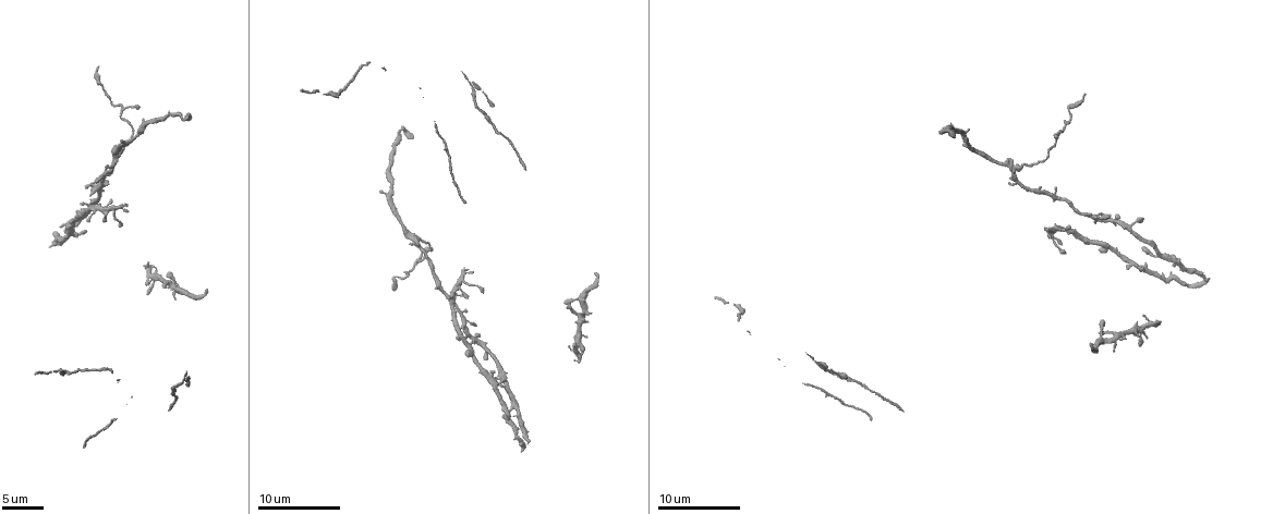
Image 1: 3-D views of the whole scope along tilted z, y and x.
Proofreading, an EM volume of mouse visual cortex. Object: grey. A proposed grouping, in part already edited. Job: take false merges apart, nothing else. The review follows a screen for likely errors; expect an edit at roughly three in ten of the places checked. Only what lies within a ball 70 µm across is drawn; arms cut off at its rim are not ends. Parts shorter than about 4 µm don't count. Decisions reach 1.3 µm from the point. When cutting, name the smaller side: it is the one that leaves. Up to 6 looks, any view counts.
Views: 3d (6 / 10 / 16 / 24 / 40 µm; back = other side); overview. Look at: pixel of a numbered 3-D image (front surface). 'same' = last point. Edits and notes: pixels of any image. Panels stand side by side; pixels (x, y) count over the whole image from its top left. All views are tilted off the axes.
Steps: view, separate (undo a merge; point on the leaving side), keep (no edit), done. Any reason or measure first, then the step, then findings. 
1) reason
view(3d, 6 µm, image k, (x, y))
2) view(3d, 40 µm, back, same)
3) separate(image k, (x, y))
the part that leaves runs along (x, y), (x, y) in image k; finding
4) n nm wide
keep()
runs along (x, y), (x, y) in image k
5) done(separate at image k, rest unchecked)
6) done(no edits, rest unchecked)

three arms meet
view(3d, 10 µm, image 1, (1018, 168))

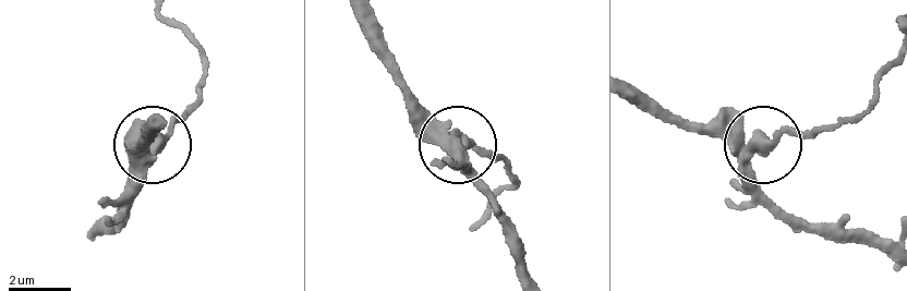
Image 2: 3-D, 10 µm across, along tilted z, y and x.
410 nm wide
separate(image 2, (758, 129))
the part that leaves runs along (739, 169), (787, 134), (823, 133), (856, 117), (896, 63) in image 2; a second neuron is stuck on

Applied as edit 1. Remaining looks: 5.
see it whole again
view(overview)

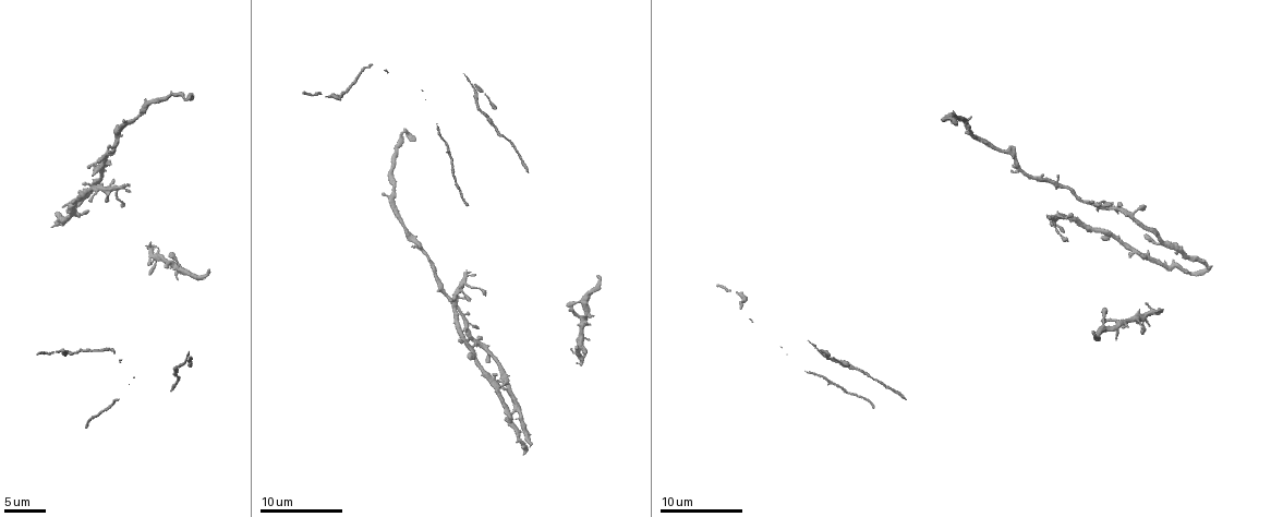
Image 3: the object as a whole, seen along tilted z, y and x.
four or more arms meet
view(3d, 10 µm, image 3, (100, 188))

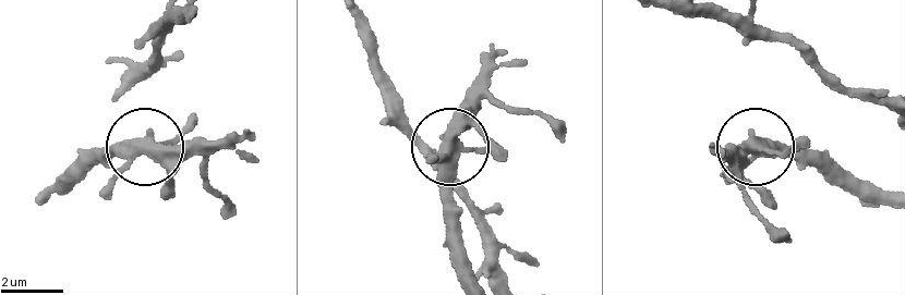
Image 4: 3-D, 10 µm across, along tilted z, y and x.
5 arms
keep()
continuous, no second neuron

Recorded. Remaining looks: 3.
four arms meet
view(3d, 16 µm, image 3, (463, 320))

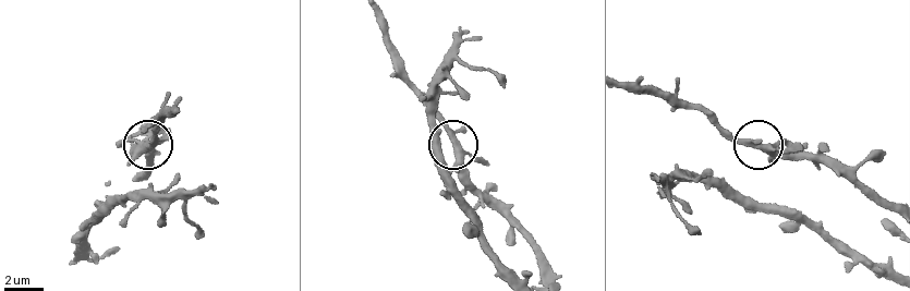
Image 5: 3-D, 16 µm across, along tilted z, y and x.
300 nm wide
keep()
continuous, no second neuron

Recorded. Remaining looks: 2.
done(separate at image 2, rest unchecked)

